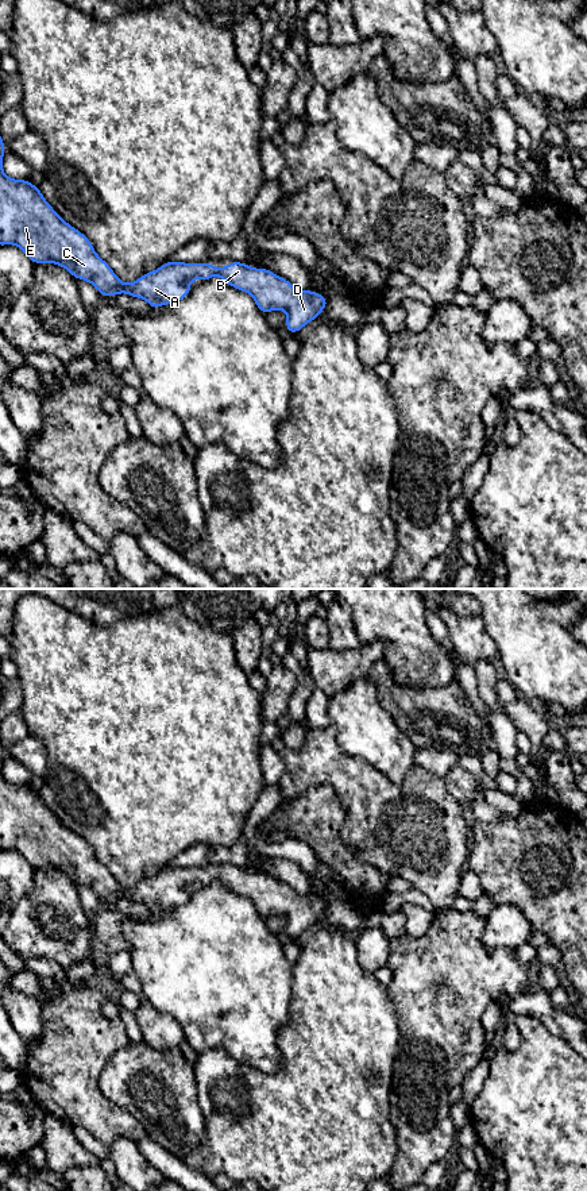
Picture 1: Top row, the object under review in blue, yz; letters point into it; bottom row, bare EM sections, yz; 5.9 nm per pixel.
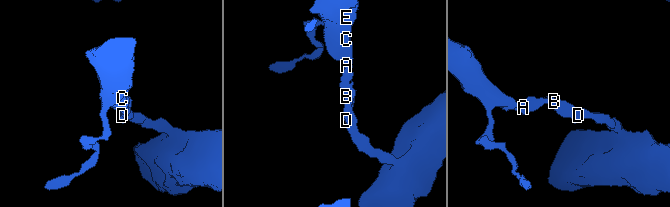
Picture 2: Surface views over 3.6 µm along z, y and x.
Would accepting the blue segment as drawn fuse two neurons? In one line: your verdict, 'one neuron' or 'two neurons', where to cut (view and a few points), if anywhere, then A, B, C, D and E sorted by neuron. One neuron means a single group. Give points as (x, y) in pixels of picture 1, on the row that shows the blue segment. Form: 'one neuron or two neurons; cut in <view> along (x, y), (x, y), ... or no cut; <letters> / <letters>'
one neuron; no cut; A B C D E

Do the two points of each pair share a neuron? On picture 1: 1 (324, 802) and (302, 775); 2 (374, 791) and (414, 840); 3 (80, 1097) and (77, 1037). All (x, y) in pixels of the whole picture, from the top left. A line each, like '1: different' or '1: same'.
1: different
2: same
3: same

